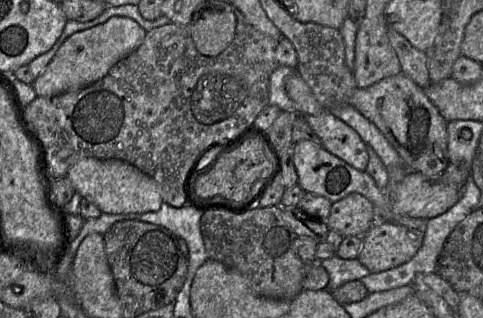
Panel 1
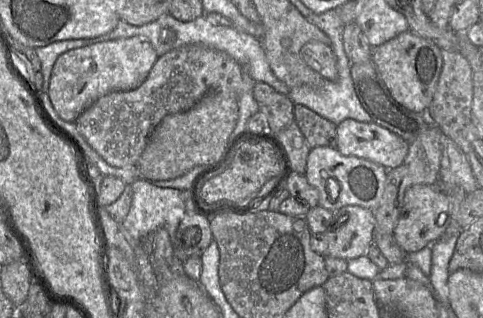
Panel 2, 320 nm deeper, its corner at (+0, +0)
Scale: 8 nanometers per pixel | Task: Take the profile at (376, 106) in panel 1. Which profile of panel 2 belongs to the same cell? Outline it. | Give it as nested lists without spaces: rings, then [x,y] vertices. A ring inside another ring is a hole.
[[[408,30],[375,47],[371,60],[398,103],[414,112],[427,111],[442,69],[441,49],[433,41]]]

